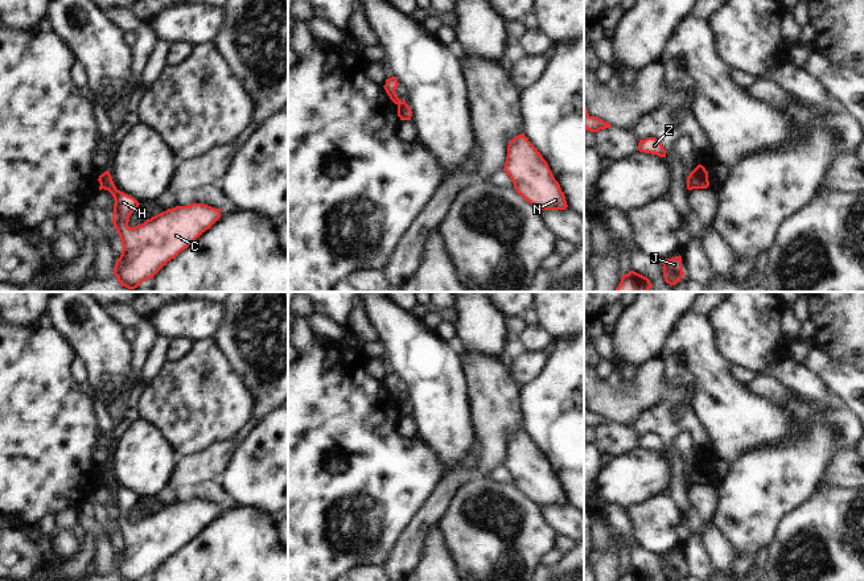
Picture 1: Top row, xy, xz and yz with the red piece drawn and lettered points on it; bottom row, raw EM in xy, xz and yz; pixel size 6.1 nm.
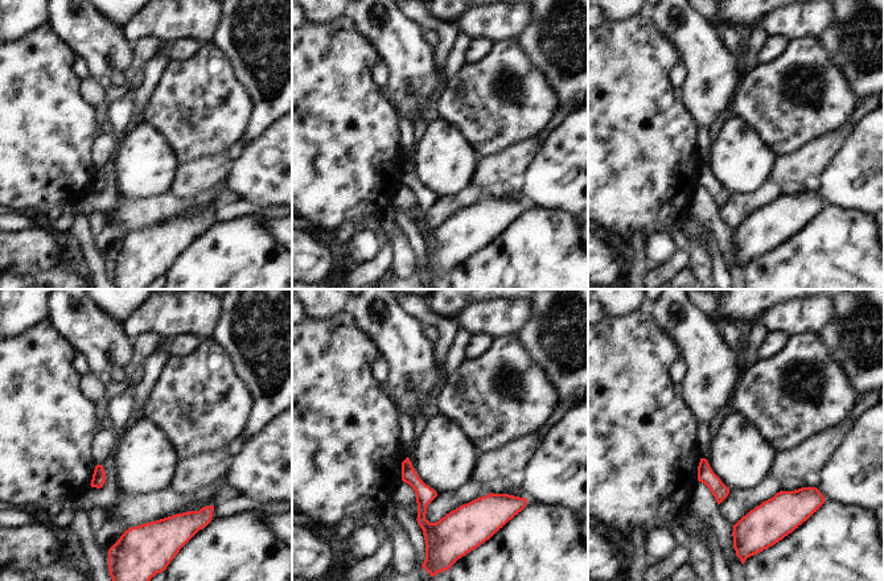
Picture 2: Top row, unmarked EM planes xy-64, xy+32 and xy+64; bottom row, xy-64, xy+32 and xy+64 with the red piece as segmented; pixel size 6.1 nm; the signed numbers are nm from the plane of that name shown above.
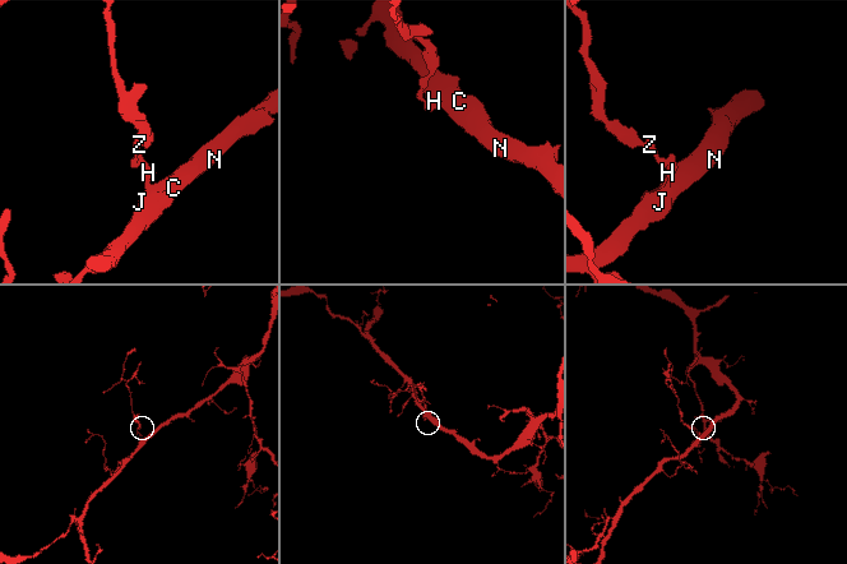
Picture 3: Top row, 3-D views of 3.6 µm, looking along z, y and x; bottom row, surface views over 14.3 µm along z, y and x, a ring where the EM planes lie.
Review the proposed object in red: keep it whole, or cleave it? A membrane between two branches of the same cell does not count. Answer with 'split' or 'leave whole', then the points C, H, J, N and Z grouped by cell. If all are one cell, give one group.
split; groups C H J N / Z

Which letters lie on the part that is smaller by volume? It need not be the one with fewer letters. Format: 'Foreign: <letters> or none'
Foreign: Z

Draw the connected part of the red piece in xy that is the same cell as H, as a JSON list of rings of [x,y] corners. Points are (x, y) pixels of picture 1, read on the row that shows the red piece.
[[[108,170],[103,173],[102,186],[115,199],[112,223],[123,244],[114,275],[119,284],[128,289],[153,279],[168,261],[221,218],[221,209],[194,202],[168,209],[141,224],[129,227],[129,215],[140,203],[116,189]]]

